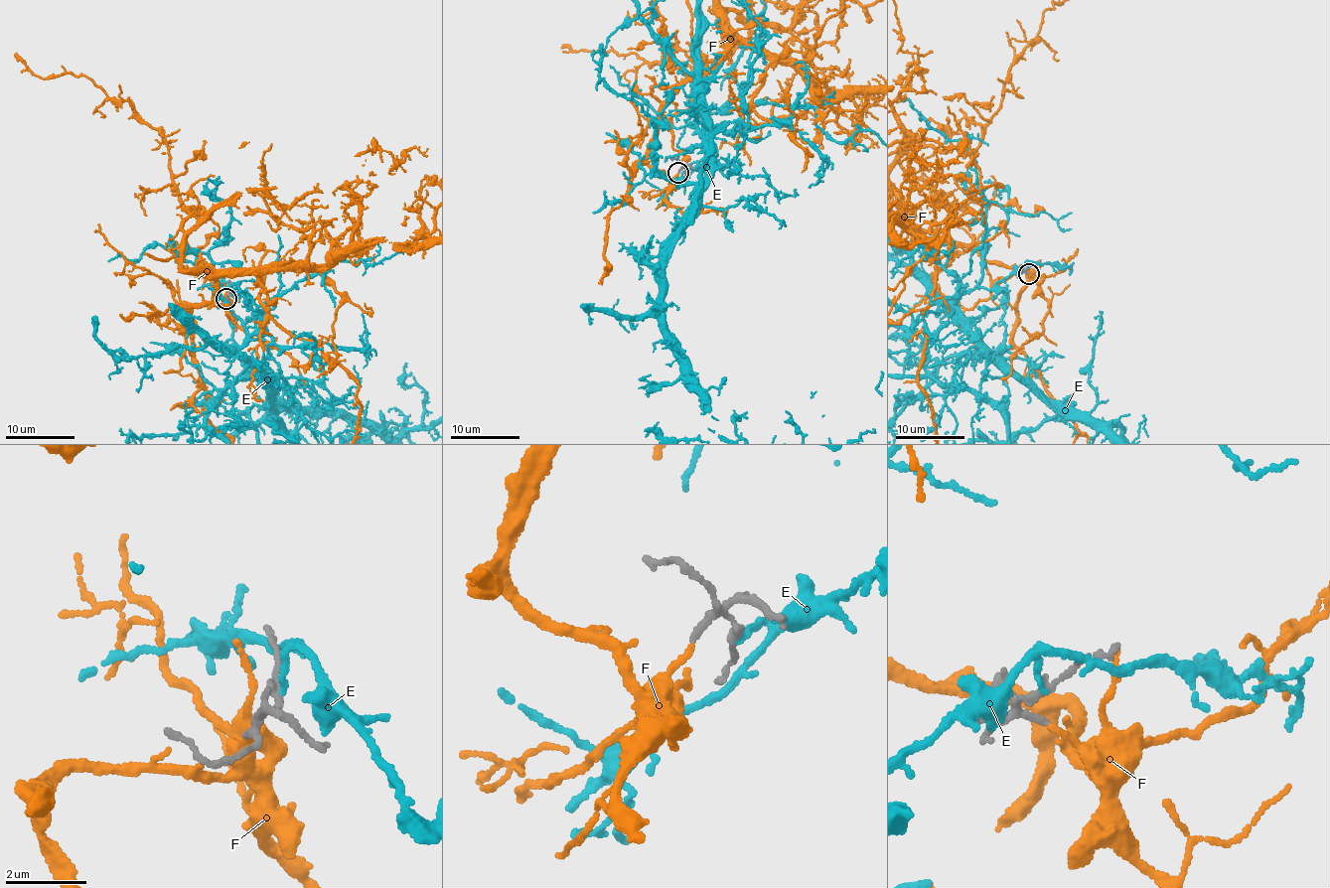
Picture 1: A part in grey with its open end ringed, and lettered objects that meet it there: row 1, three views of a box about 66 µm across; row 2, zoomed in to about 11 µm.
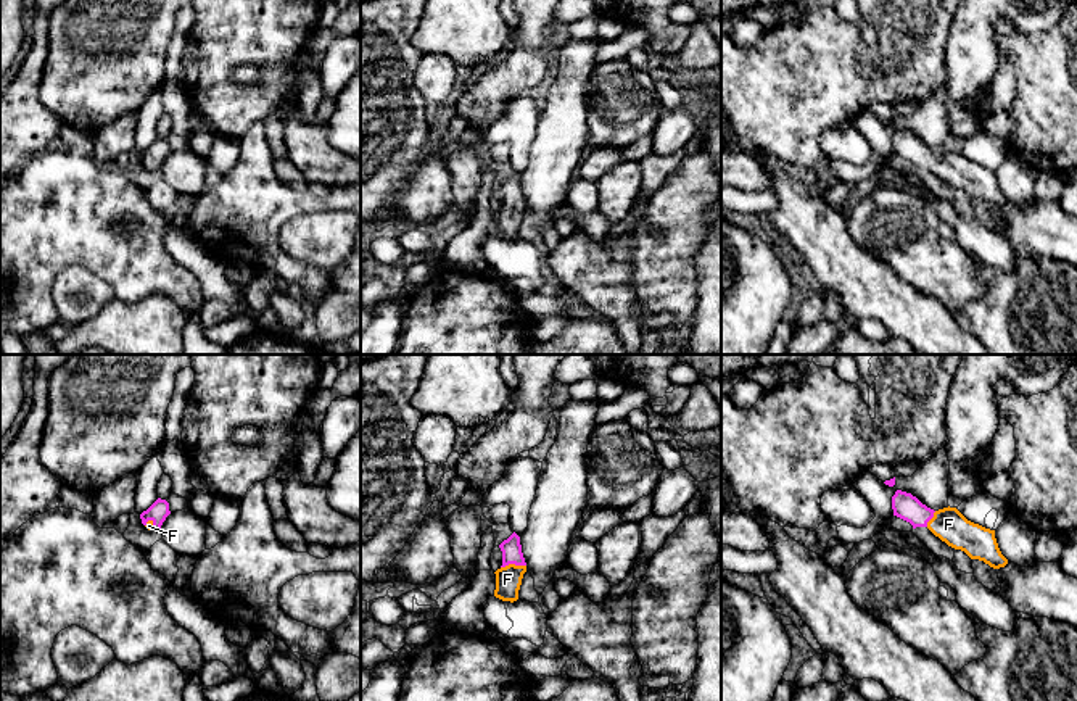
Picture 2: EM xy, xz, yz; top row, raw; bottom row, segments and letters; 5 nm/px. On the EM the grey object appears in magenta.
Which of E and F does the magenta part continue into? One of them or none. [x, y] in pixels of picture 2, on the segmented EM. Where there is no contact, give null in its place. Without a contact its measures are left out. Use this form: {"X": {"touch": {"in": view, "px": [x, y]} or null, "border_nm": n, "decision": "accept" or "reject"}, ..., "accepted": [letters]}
{"E": {"touch": null, "decision": "reject"}, "F": {"touch": {"in": "xz", "px": [512, 563]}, "border_nm": 130, "decision": "accept"}, "accepted": ["F"]}

